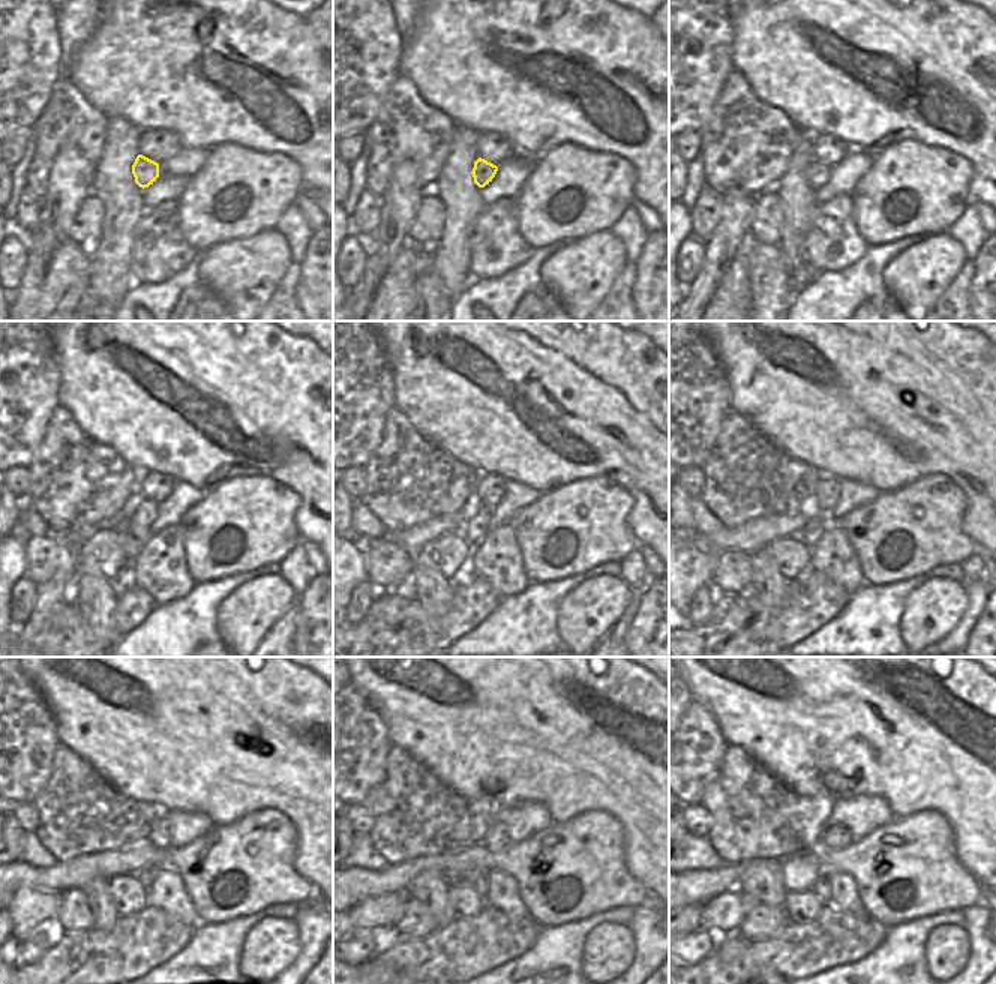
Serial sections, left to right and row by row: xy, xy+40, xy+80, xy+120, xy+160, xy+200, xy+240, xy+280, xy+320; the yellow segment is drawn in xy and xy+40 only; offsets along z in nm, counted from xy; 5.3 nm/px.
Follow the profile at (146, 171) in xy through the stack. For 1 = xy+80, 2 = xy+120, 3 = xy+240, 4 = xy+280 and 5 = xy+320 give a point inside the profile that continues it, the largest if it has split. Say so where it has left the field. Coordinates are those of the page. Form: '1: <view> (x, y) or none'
1: xy+80 (818, 174)
2: xy+120 (141, 513)
3: xy+240 (146, 878)
4: xy+280 (480, 882)
5: xy+320 (822, 888)

